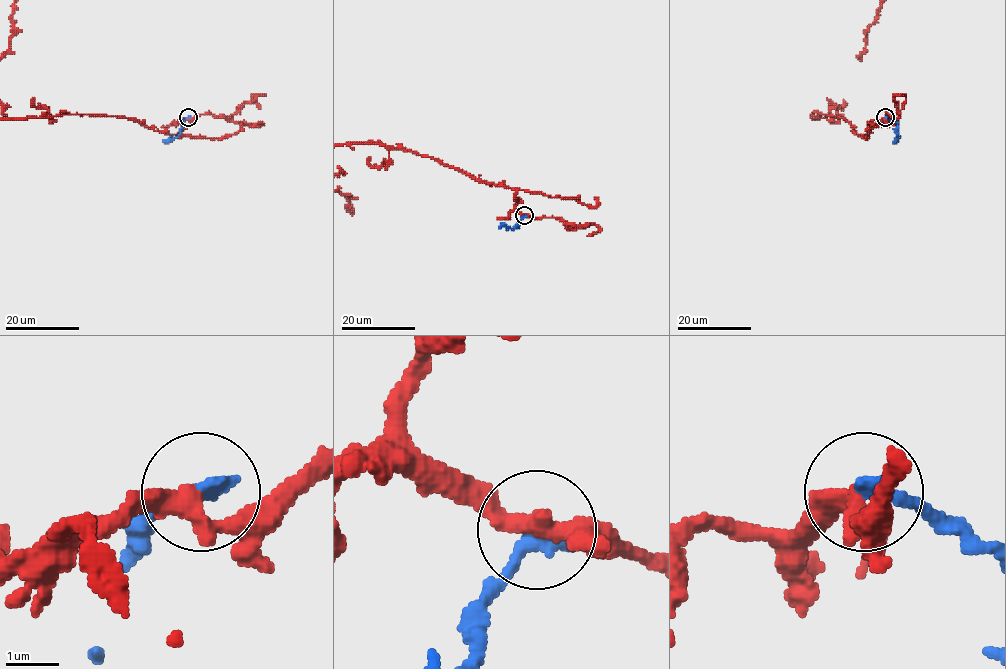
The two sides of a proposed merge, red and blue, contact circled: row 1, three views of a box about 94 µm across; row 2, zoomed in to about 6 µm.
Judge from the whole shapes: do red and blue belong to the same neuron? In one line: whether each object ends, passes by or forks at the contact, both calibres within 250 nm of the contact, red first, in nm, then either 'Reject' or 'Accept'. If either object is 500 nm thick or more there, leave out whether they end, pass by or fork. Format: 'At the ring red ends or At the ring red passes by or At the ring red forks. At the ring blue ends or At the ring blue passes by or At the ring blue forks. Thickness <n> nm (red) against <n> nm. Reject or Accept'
At the ring red passes by. At the ring blue ends. Thickness 320 nm (red) against 340 nm. Accept

